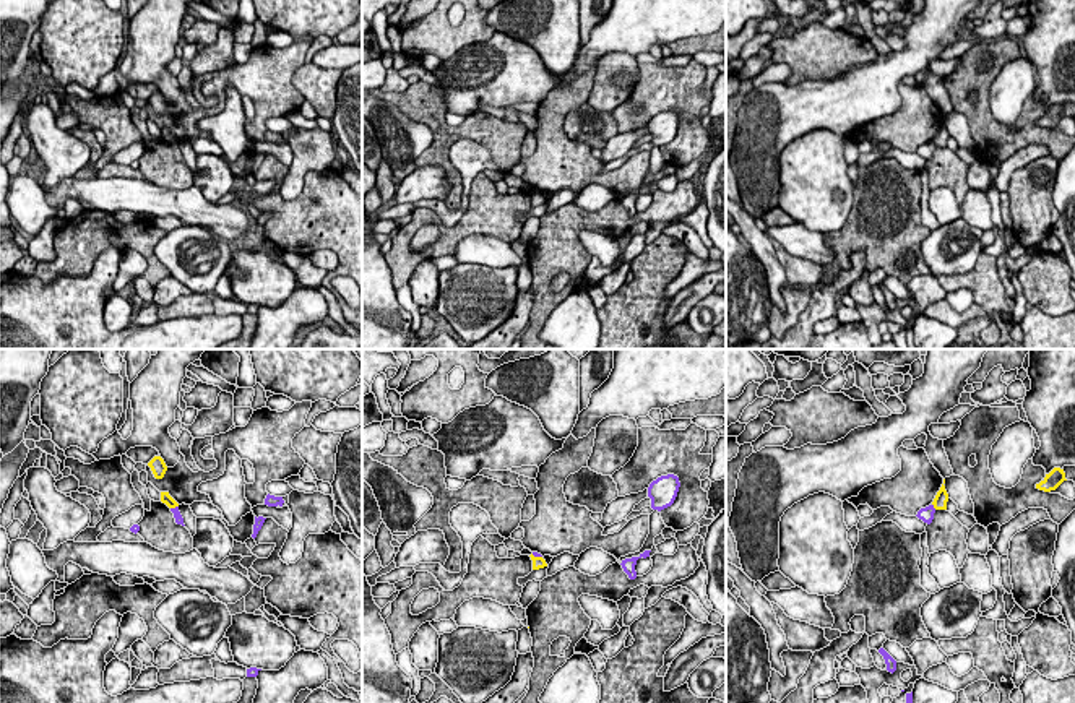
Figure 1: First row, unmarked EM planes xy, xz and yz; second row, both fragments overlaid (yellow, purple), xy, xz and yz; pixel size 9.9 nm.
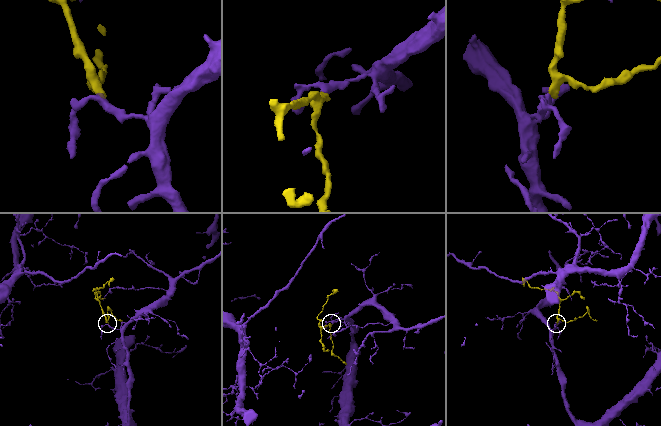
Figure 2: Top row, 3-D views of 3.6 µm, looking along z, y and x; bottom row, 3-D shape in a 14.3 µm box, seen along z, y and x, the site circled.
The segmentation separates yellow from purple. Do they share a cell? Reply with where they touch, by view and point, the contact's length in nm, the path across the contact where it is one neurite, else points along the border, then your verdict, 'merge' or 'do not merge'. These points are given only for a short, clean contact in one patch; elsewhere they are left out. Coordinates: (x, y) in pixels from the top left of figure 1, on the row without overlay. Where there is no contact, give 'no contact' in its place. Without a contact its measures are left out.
yz (934, 143) | 70 nm | along yz (932, 140), (936, 145) | do not merge

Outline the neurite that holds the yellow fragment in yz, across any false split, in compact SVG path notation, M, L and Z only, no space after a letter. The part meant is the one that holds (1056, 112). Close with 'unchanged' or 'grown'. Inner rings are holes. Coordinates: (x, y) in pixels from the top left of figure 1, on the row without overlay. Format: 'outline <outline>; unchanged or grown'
outline M1054 104L1039 120L1036 120L1036 125L1051 128L1056 127L1064 117L1067 117L1064 106Z; unchanged

